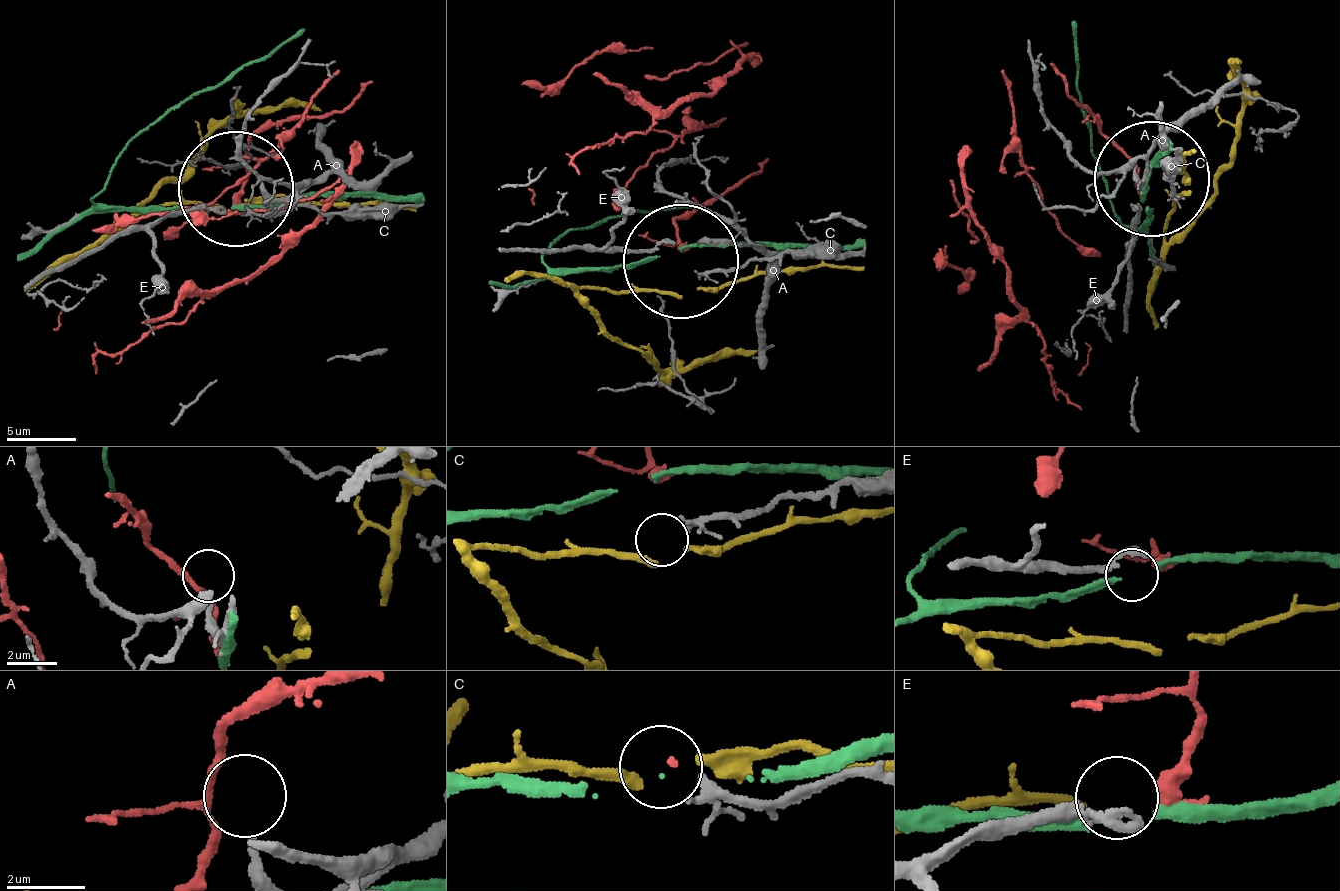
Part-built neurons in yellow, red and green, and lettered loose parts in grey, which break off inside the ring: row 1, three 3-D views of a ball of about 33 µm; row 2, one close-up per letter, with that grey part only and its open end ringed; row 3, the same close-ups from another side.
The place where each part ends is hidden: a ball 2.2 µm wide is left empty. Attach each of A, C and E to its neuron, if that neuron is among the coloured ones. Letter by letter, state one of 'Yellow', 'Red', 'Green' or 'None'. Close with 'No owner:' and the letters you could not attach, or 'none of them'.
A: None
C: None
E: None
No owner: A, C, E

